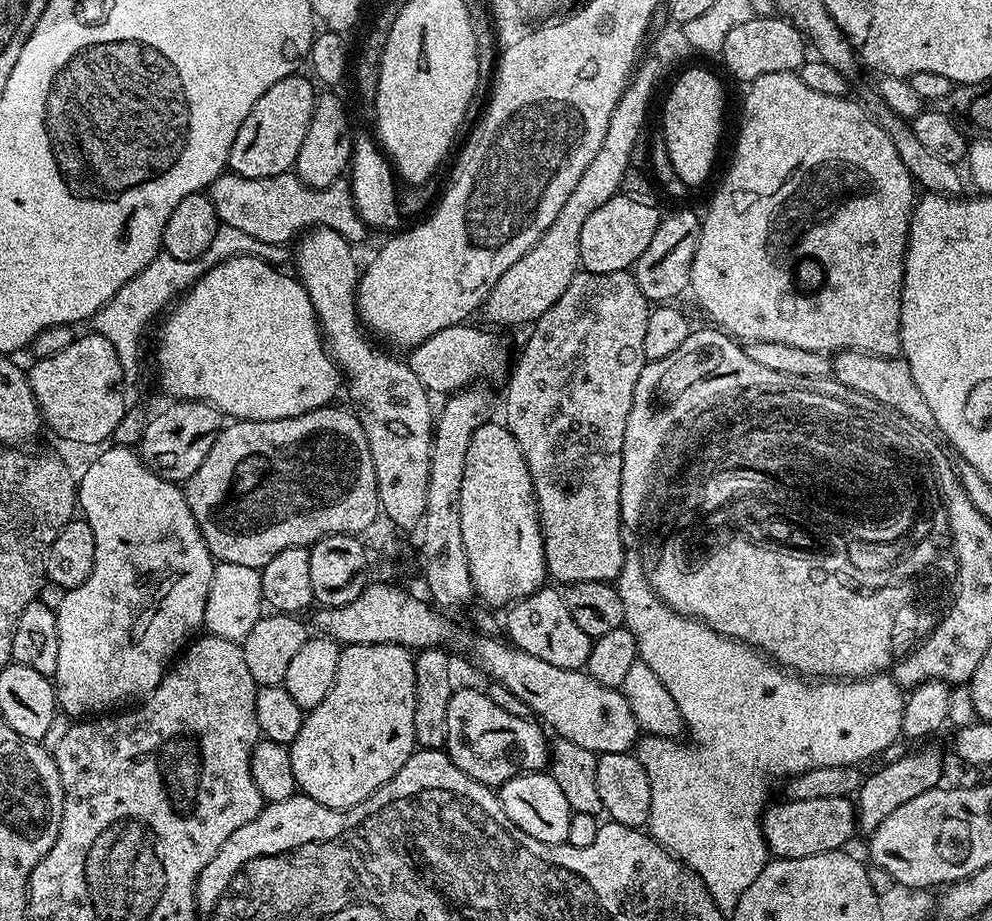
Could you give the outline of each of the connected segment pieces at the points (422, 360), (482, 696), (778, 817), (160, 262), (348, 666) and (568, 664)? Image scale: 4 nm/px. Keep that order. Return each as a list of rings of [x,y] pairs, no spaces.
[[[471,323],[455,324],[446,330],[438,330],[426,342],[416,345],[407,353],[406,362],[414,374],[418,374],[418,382],[428,389],[429,393],[444,392],[451,394],[475,385],[479,376],[492,376],[509,367],[510,356],[502,345],[496,341],[492,332],[483,332],[480,328],[471,328]]]
[[[457,687],[450,698],[450,706],[446,706],[444,742],[448,757],[452,759],[454,766],[458,766],[458,770],[462,770],[462,774],[489,786],[499,786],[524,772],[543,772],[549,767],[550,740],[549,737],[544,737],[543,731],[545,729],[535,719],[518,718],[518,714],[510,714],[502,710],[502,706],[494,706],[487,691],[481,689],[479,692],[476,688]]]
[[[849,797],[842,798],[806,798],[805,800],[781,799],[781,804],[775,802],[767,805],[762,817],[764,826],[764,841],[769,853],[775,859],[789,860],[790,858],[810,858],[823,852],[839,852],[852,835],[858,832],[858,813],[855,803]]]
[[[221,224],[218,234],[214,234],[214,242],[210,242],[206,254],[202,254],[198,260],[174,258],[170,253],[161,251],[160,255],[152,259],[150,266],[146,266],[146,270],[134,274],[134,278],[130,278],[130,282],[126,282],[126,286],[122,286],[122,290],[118,290],[118,294],[114,294],[114,298],[110,298],[110,302],[106,302],[106,306],[96,312],[90,321],[91,331],[97,332],[106,338],[106,342],[110,342],[110,346],[114,346],[118,362],[122,362],[124,367],[125,377],[129,381],[136,380],[140,376],[140,339],[144,336],[144,327],[194,287],[207,269],[229,260],[231,256],[257,256],[259,260],[280,266],[283,265],[284,251],[281,245],[258,242],[258,238],[250,238],[250,234],[234,230],[234,226]]]
[[[349,644],[341,647],[338,658],[338,674],[334,674],[334,686],[330,686],[330,694],[318,702],[318,706],[307,709],[302,730],[298,730],[298,738],[288,748],[291,769],[296,779],[296,787],[303,795],[308,796],[314,802],[318,802],[327,808],[353,808],[358,806],[370,794],[378,791],[406,762],[411,758],[412,753],[417,751],[416,735],[414,734],[414,706],[416,705],[416,662],[413,653],[400,644]]]
[[[540,587],[537,592],[522,597],[507,609],[508,617],[504,616],[502,620],[506,636],[508,632],[507,639],[515,647],[526,650],[526,654],[534,654],[534,658],[542,658],[542,662],[550,662],[550,666],[562,666],[566,670],[583,669],[592,653],[593,637],[588,636],[586,630],[580,629],[578,622],[574,622],[570,610],[566,610],[563,595],[555,587],[552,587],[553,589],[548,587]]]

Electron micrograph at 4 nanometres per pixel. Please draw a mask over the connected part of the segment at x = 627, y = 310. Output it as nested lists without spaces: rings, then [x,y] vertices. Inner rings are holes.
[[[579,271],[574,279],[570,282],[570,286],[566,286],[566,291],[562,294],[562,298],[558,298],[558,302],[554,302],[554,306],[550,306],[550,310],[546,310],[546,314],[542,314],[536,319],[536,323],[531,325],[528,341],[524,344],[524,349],[520,352],[520,357],[515,357],[514,363],[511,365],[510,373],[512,377],[508,380],[508,393],[504,396],[504,417],[503,423],[510,430],[510,434],[514,434],[514,438],[518,442],[518,446],[522,450],[522,454],[526,458],[526,466],[530,470],[530,478],[532,479],[532,489],[536,495],[536,511],[540,513],[540,533],[544,539],[544,566],[549,577],[552,576],[557,580],[555,583],[560,586],[569,584],[577,584],[578,582],[605,582],[615,581],[616,575],[622,570],[624,565],[624,557],[626,555],[626,536],[622,531],[622,523],[620,521],[620,504],[619,491],[622,481],[622,446],[624,445],[624,435],[626,434],[626,418],[630,418],[630,406],[634,402],[634,386],[638,386],[638,374],[644,369],[646,363],[644,359],[643,344],[646,343],[646,322],[650,311],[650,301],[642,294],[642,290],[638,290],[638,282],[635,275],[631,271],[627,272],[611,272],[610,274],[594,274],[593,272]]]

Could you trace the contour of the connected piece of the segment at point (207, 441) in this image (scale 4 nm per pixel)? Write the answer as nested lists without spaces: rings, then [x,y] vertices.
[[[177,400],[169,405],[169,408],[162,409],[156,417],[153,415],[149,419],[138,451],[144,465],[162,478],[187,482],[194,470],[206,462],[206,454],[210,454],[210,448],[214,446],[214,440],[226,420],[214,405],[204,400]]]

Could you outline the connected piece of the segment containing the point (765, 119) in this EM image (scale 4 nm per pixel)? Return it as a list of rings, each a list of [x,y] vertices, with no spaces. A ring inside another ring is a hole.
[[[779,72],[778,74],[762,74],[762,78],[751,81],[747,85],[748,93],[744,96],[744,113],[740,116],[740,133],[736,136],[736,153],[732,156],[732,165],[728,168],[728,173],[724,176],[724,181],[720,184],[720,189],[712,196],[712,201],[708,204],[708,213],[703,213],[700,225],[700,237],[698,238],[698,250],[694,254],[694,266],[692,267],[692,283],[690,285],[691,295],[696,295],[696,300],[700,303],[700,308],[709,316],[711,323],[719,328],[721,332],[728,333],[729,336],[740,342],[786,342],[786,346],[798,346],[798,350],[814,350],[825,354],[835,354],[837,352],[870,352],[878,356],[895,357],[900,352],[900,299],[902,298],[902,278],[904,277],[904,255],[908,249],[908,231],[912,221],[912,209],[914,207],[914,181],[911,174],[902,166],[902,158],[898,156],[898,150],[894,148],[894,142],[890,142],[890,134],[878,126],[878,122],[873,118],[871,112],[863,103],[855,104],[848,100],[847,95],[831,96],[830,94],[818,94],[818,90],[810,90],[806,82],[796,72]],[[803,260],[813,260],[820,264],[824,271],[824,285],[817,290],[816,296],[803,296],[796,289],[796,276],[792,273],[792,268],[799,266]]]

